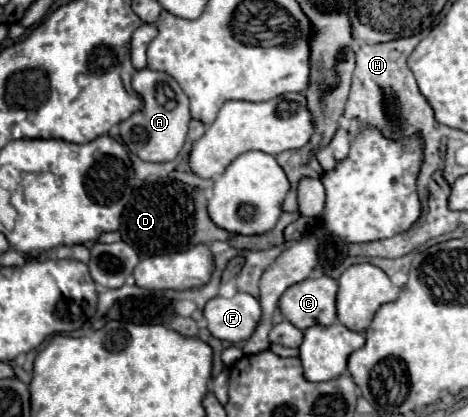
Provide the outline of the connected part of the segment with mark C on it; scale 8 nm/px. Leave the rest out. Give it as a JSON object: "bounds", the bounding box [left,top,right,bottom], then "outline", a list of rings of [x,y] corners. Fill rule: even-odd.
{"bounds":[280,276,336,330],"outline":[[[312,276],[292,284],[280,298],[280,312],[296,328],[306,330],[316,324],[336,322],[336,280],[328,276]]]}

